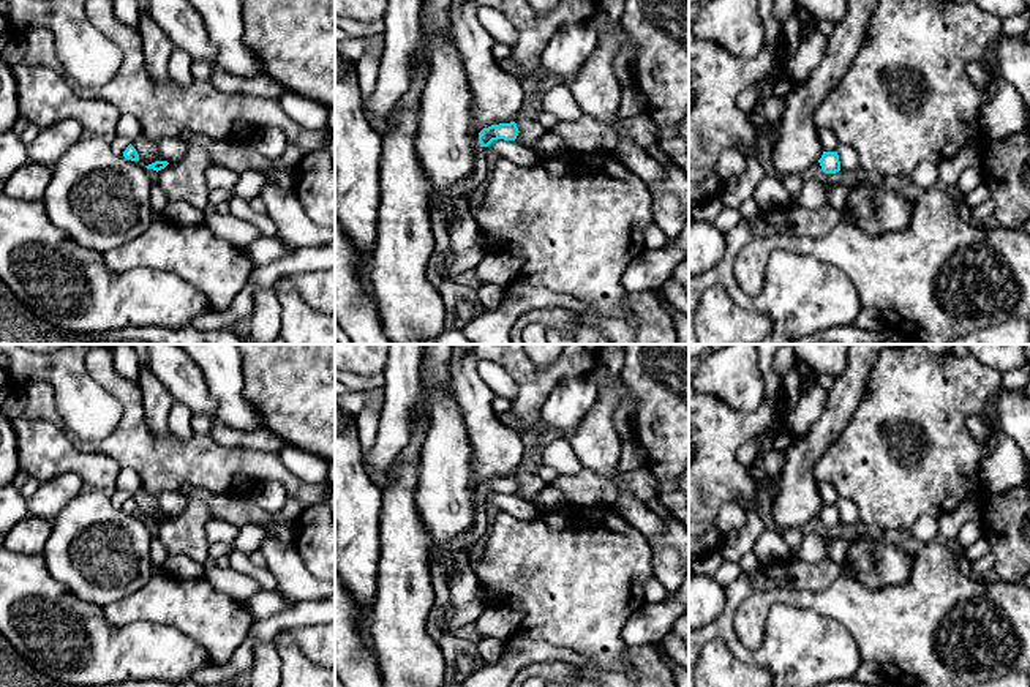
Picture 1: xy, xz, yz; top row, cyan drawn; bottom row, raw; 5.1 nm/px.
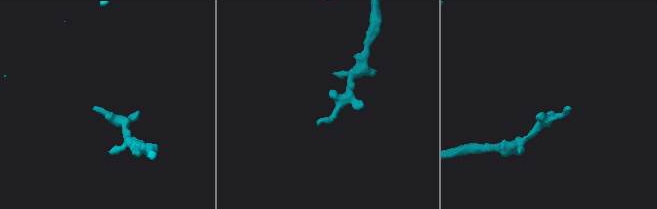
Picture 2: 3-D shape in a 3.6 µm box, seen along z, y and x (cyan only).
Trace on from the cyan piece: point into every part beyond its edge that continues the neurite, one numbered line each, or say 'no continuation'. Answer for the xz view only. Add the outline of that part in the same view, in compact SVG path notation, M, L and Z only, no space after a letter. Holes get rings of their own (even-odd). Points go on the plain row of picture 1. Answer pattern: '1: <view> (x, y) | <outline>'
no continuation

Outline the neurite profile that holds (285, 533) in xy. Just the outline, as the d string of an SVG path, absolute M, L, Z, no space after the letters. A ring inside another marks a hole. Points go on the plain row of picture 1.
M267 523L262 526L265 531L265 535L273 535L278 540L289 543L294 537L294 524L284 524L284 523Z

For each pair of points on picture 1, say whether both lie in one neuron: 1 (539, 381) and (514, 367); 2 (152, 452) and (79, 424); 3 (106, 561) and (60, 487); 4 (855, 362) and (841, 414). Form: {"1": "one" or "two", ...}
{"1": "one", "2": "two", "3": "two", "4": "one"}

